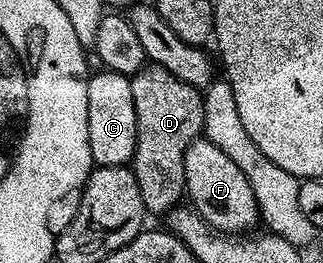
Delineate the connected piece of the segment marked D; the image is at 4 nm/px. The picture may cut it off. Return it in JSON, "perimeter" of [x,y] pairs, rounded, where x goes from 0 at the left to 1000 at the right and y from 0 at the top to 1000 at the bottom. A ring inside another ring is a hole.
{"perimeter":[[[446,243],[406,293],[412,407],[424,422],[424,544],[412,639],[424,711],[437,711],[437,772],[458,814],[514,817],[570,760],[573,574],[628,498],[628,354],[523,285],[511,255]]]}

